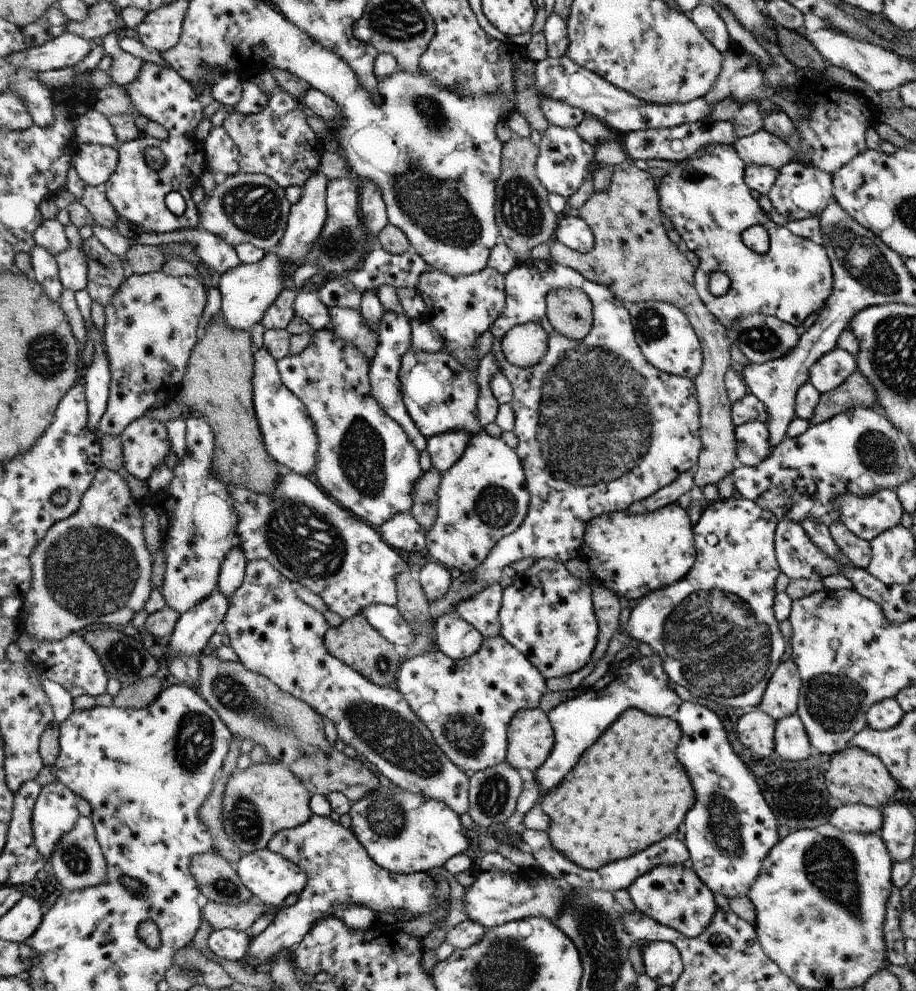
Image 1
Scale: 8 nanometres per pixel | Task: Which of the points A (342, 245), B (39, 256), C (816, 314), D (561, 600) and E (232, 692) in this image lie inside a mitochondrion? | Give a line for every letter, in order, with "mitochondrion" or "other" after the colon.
A: mitochondrion
B: other
C: other
D: other
E: mitochondrion

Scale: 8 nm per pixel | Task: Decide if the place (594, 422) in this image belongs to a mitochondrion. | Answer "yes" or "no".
yes

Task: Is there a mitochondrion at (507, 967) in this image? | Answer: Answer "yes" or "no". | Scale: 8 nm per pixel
yes

